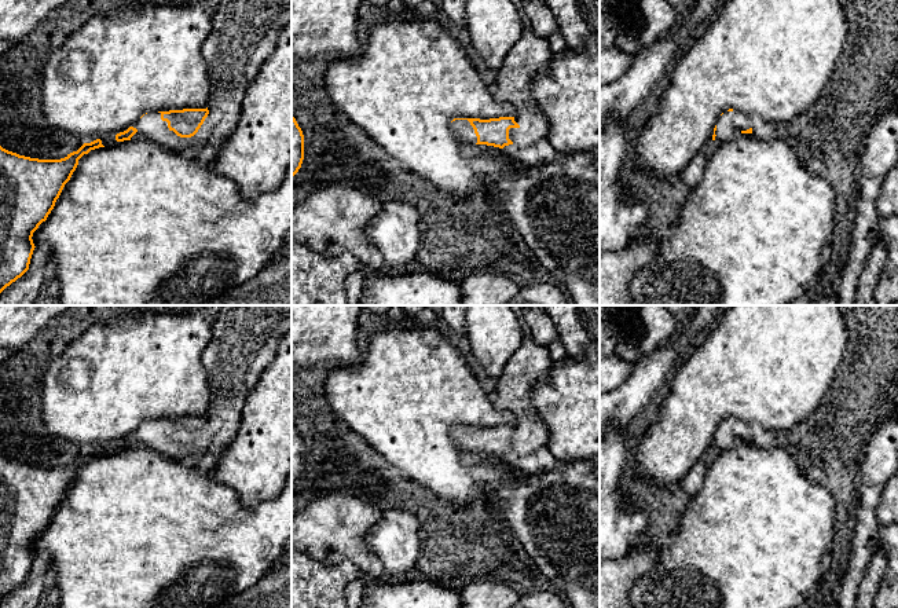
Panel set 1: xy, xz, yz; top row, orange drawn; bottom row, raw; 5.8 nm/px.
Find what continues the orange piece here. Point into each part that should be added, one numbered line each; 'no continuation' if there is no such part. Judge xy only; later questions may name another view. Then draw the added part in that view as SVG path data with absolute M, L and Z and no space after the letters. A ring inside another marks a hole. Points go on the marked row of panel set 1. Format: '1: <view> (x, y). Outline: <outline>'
1: xy (244, 33). Outline: M220 0L212 15L212 30L202 47L202 58L208 67L210 94L209 114L198 132L191 138L180 138L161 120L161 113L147 113L132 127L147 139L176 153L197 153L208 144L215 133L227 139L232 135L248 89L252 87L263 62L275 50L279 33L292 23L292 0Z

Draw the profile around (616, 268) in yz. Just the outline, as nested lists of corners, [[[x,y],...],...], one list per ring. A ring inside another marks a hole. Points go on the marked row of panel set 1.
[[[645,234],[644,241],[631,239],[622,252],[600,254],[600,305],[630,305],[630,285],[637,271],[660,253],[661,242],[663,239]]]

